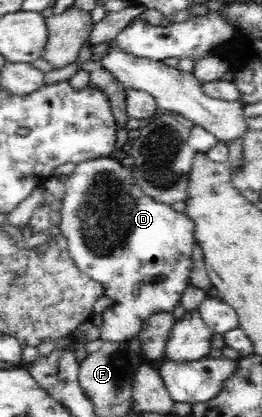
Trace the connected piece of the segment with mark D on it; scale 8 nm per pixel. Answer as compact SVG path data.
M111 156L99 157L76 164L74 171L68 175L64 184L66 185L66 194L62 199L62 218L59 227L61 228L61 234L65 236L65 240L67 241L69 256L79 270L103 286L104 296L111 299L111 307L106 308L102 312L104 323L100 325L100 338L103 341L112 342L128 341L130 338L134 338L138 335L141 331L142 323L149 316L157 312L173 312L175 305L181 302L186 288L191 285L190 271L192 270L192 254L198 246L195 240L195 223L191 218L185 215L185 213L179 213L179 211L173 209L171 205L159 203L145 194L141 186L135 182L131 167L123 166L119 160L115 160Z

